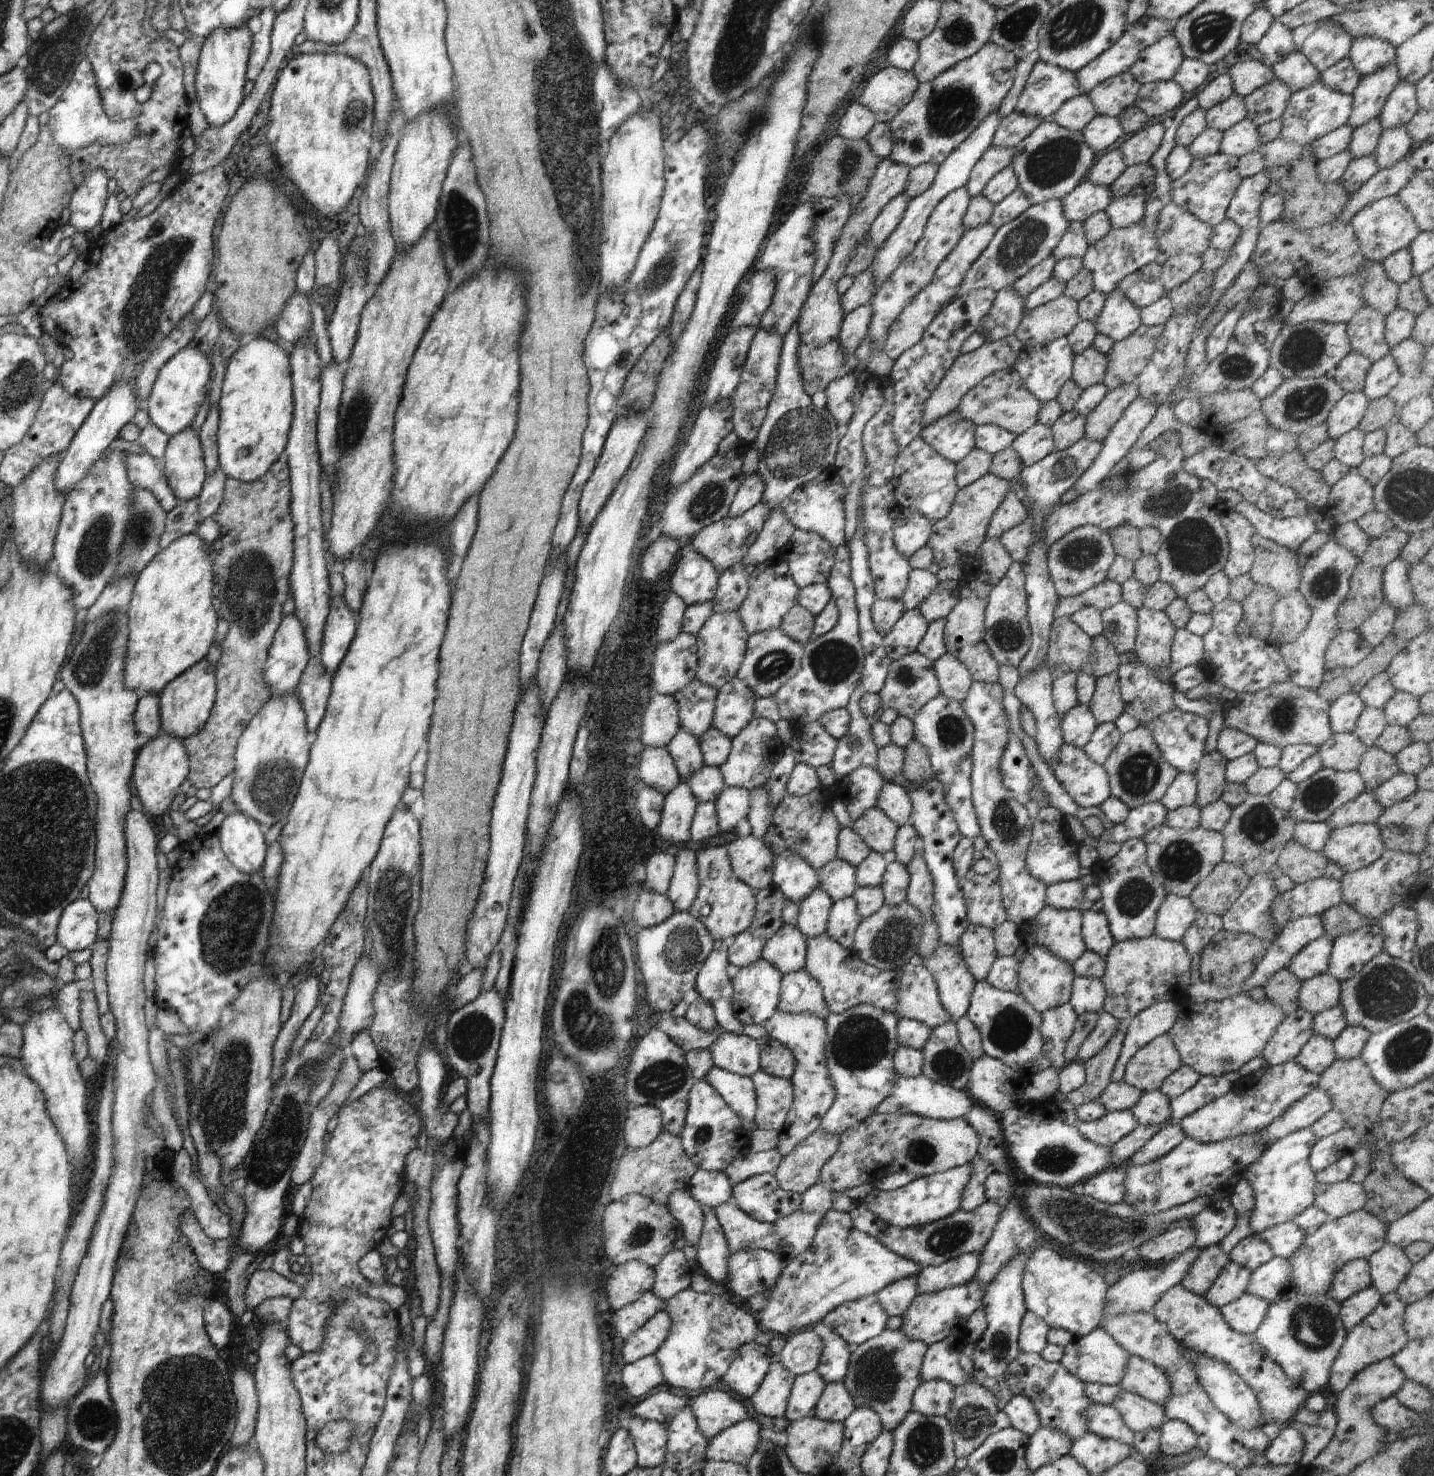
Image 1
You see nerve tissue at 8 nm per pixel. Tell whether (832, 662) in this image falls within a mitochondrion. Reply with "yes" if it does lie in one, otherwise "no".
yes

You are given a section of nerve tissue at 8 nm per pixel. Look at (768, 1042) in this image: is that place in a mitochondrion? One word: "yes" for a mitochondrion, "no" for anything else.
no

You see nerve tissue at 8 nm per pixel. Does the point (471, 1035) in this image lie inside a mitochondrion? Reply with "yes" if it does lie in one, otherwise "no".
yes

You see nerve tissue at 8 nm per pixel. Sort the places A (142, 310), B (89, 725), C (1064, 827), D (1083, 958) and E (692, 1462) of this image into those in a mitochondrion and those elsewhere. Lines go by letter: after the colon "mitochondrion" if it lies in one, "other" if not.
A: mitochondrion
B: other
C: other
D: other
E: other

